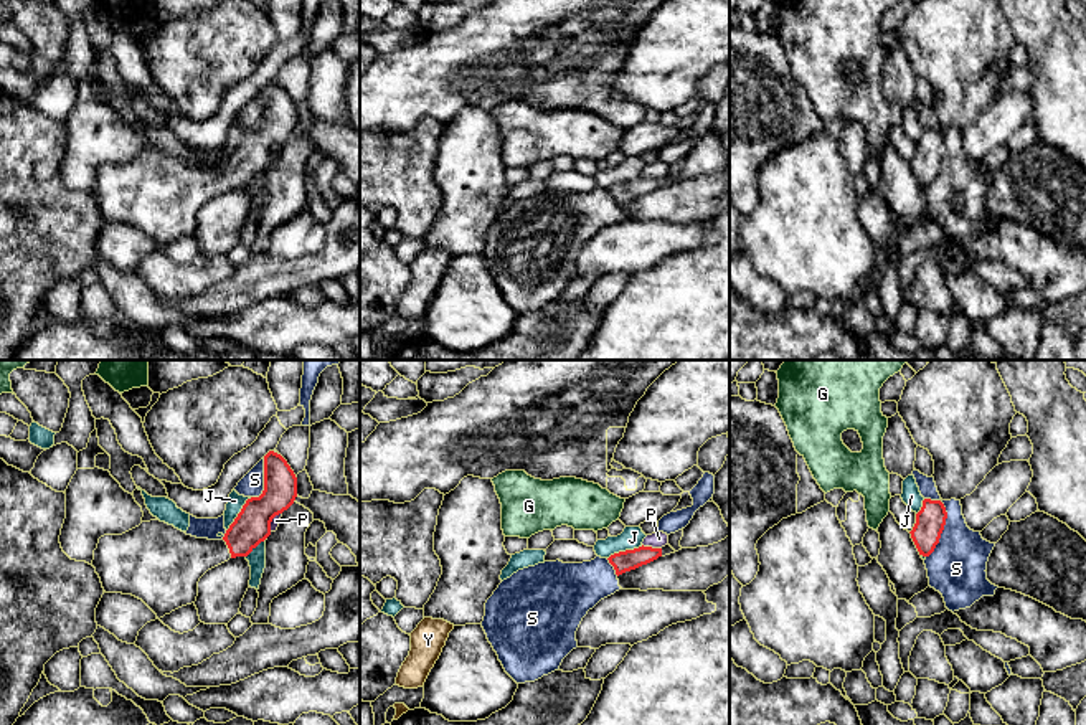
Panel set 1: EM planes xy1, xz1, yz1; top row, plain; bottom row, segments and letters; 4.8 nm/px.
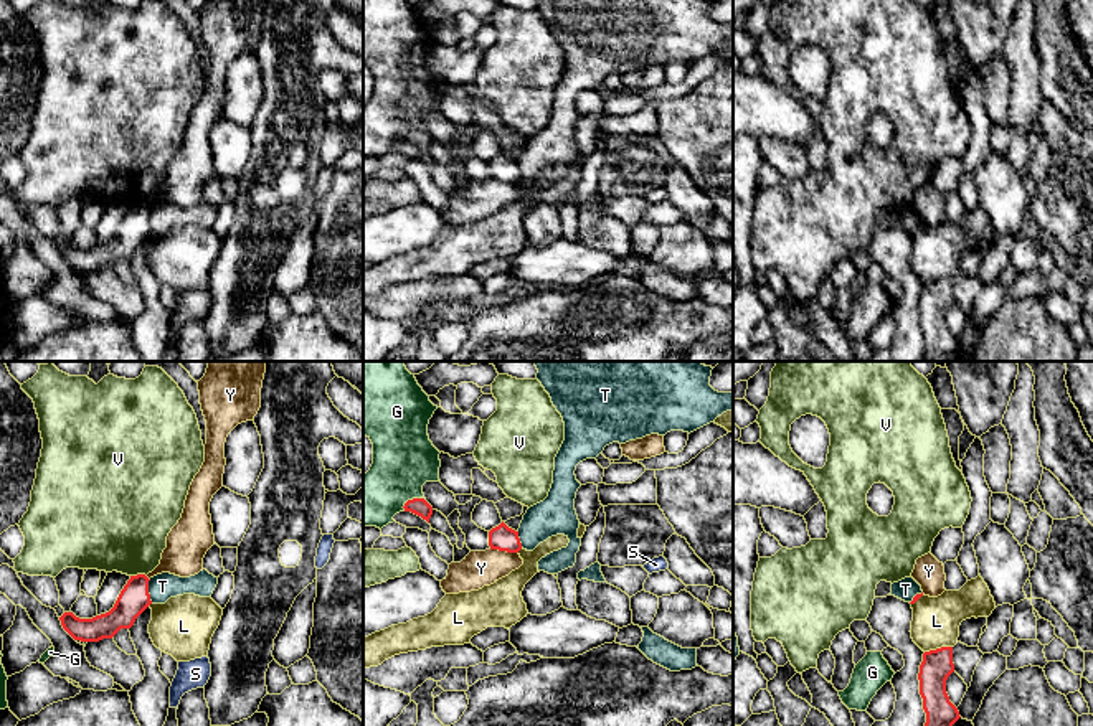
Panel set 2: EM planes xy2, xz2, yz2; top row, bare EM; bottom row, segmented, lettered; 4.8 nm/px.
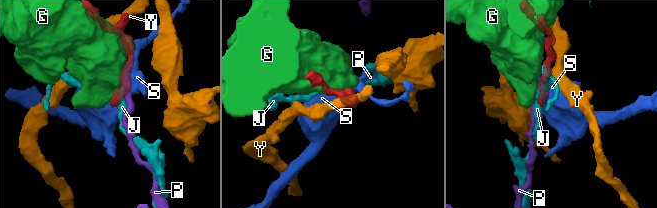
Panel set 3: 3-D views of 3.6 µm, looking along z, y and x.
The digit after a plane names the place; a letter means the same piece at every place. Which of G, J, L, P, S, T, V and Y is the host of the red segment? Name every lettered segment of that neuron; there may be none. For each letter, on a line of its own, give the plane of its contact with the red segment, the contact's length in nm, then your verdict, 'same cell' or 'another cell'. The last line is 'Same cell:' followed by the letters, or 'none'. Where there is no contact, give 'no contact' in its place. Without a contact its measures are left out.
G: meets red in xz2; contact 130 nm long; another cell
J: meets red in xy1; contact 200 nm long; another cell
L: meets red in yz2; contact 140 nm long; another cell
P: meets red in xz1; contact 100 nm long; another cell
S: meets red in yz1; contact 300 nm long; another cell
T: meets red in xy2; contact 120 nm long; another cell
V: meets red in xy2; contact 80 nm long; another cell
Y: meets red in xz2; contact 140 nm long; another cell
Same cell: none

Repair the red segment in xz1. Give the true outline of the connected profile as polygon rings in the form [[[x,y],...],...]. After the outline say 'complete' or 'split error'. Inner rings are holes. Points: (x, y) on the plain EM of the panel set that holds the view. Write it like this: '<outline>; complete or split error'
[[[642,175],[634,180],[614,183],[607,190],[614,197],[616,205],[619,206],[626,201],[647,195],[647,193],[657,190],[659,187],[662,187],[662,178],[652,178],[652,177]]]; complete

